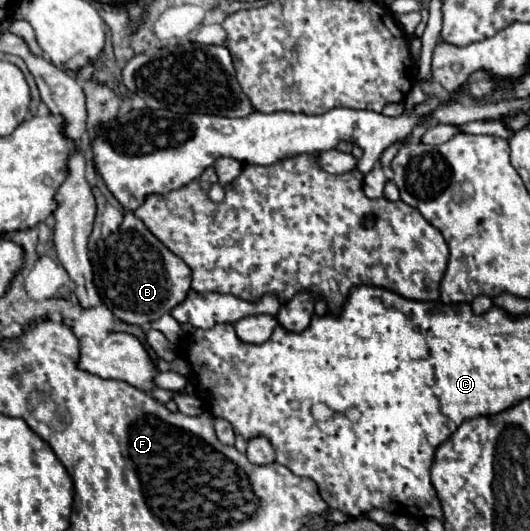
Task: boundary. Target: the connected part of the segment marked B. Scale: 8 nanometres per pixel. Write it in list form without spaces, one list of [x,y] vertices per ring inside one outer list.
[[[126,213],[118,233],[110,235],[98,251],[94,263],[94,285],[108,309],[132,325],[146,325],[180,305],[192,289],[190,267],[168,251],[134,215]]]

